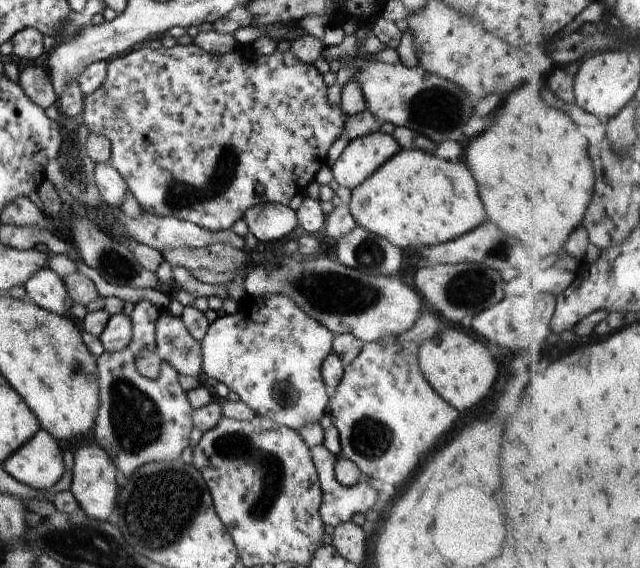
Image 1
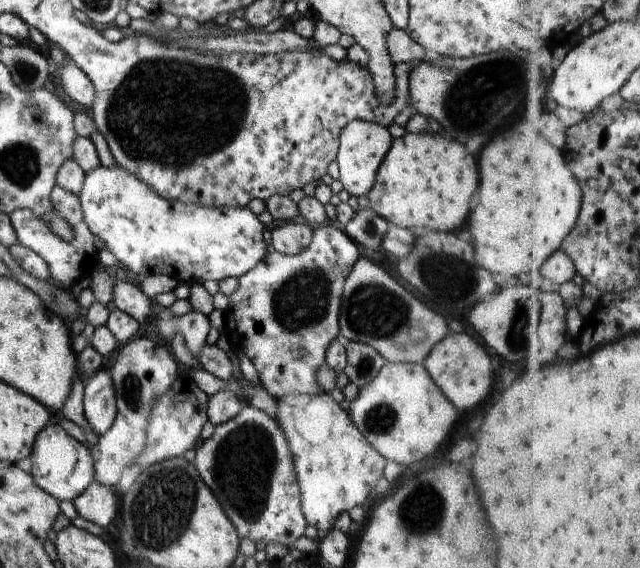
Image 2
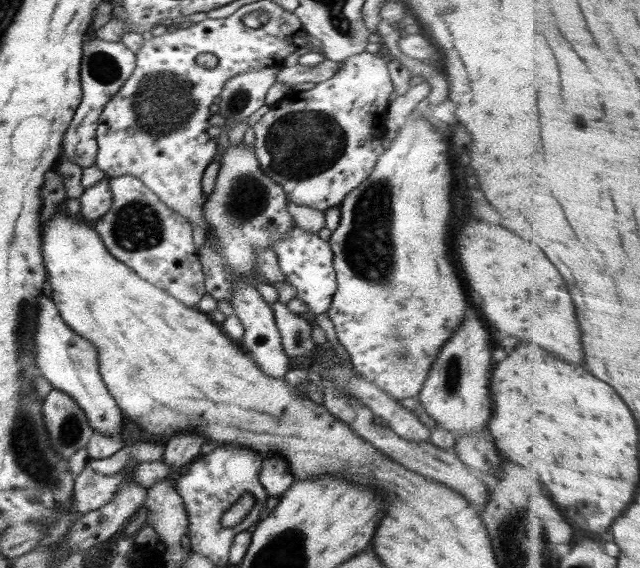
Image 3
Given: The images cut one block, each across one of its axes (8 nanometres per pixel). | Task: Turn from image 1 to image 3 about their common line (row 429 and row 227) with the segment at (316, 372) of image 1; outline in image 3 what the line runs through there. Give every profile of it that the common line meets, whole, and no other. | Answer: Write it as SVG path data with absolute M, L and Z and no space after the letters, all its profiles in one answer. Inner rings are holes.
M292 225L286 233L280 235L280 239L274 242L274 252L278 258L278 268L286 276L290 286L296 288L296 297L300 298L308 311L312 314L326 314L328 312L332 297L336 292L336 272L333 266L333 256L329 241L320 238L318 233L306 231L298 225Z

